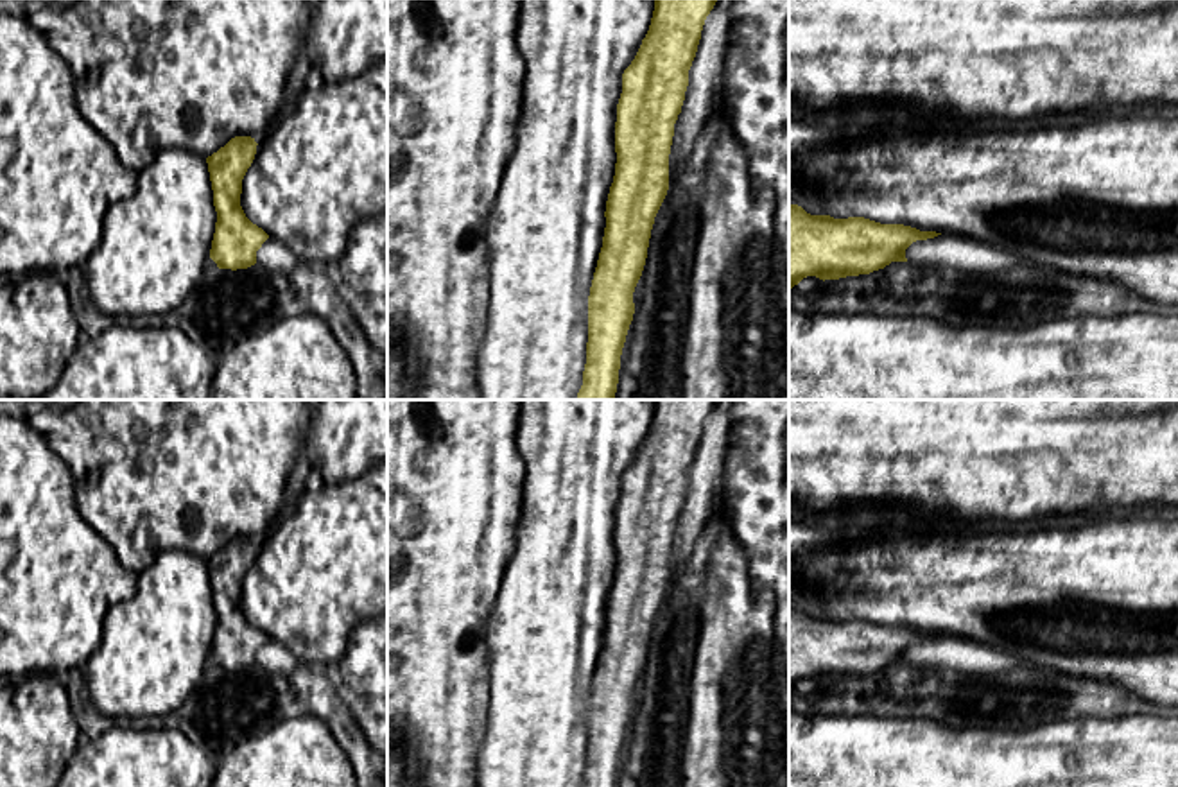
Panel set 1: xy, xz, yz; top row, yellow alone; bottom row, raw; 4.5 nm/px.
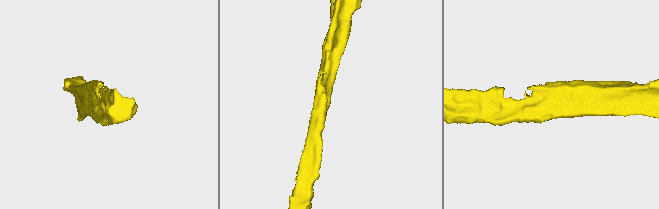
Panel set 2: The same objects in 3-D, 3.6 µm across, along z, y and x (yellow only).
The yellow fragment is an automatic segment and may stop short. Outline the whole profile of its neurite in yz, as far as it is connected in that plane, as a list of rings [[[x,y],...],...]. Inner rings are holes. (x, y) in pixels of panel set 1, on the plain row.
[[[789,606],[789,692],[807,678],[839,681],[907,663],[905,651],[941,635],[864,618],[810,617]]]

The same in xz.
[[[654,400],[642,446],[622,475],[615,523],[615,577],[606,602],[606,629],[588,697],[588,744],[583,787],[617,787],[620,757],[635,715],[633,694],[642,678],[654,618],[669,592],[674,525],[689,488],[701,432],[717,400]]]

